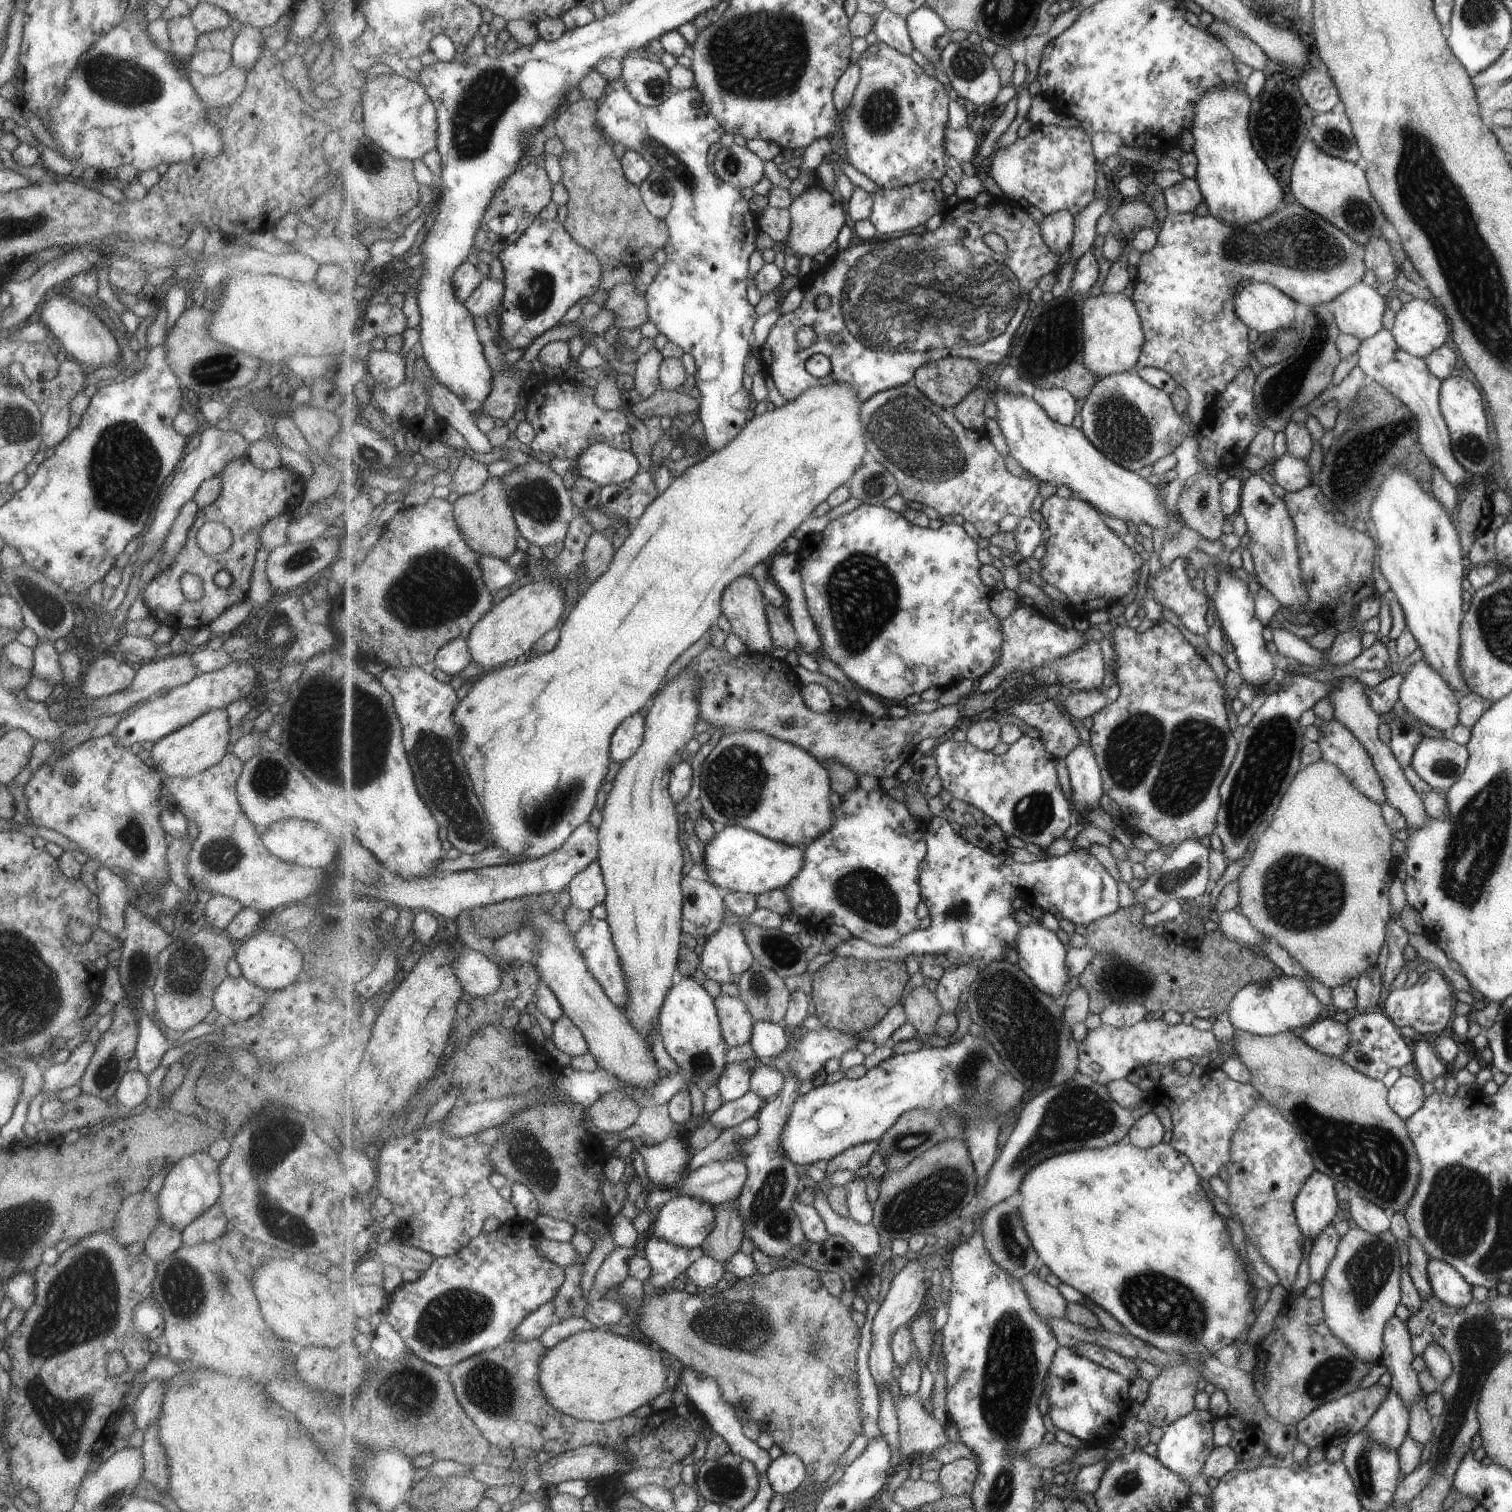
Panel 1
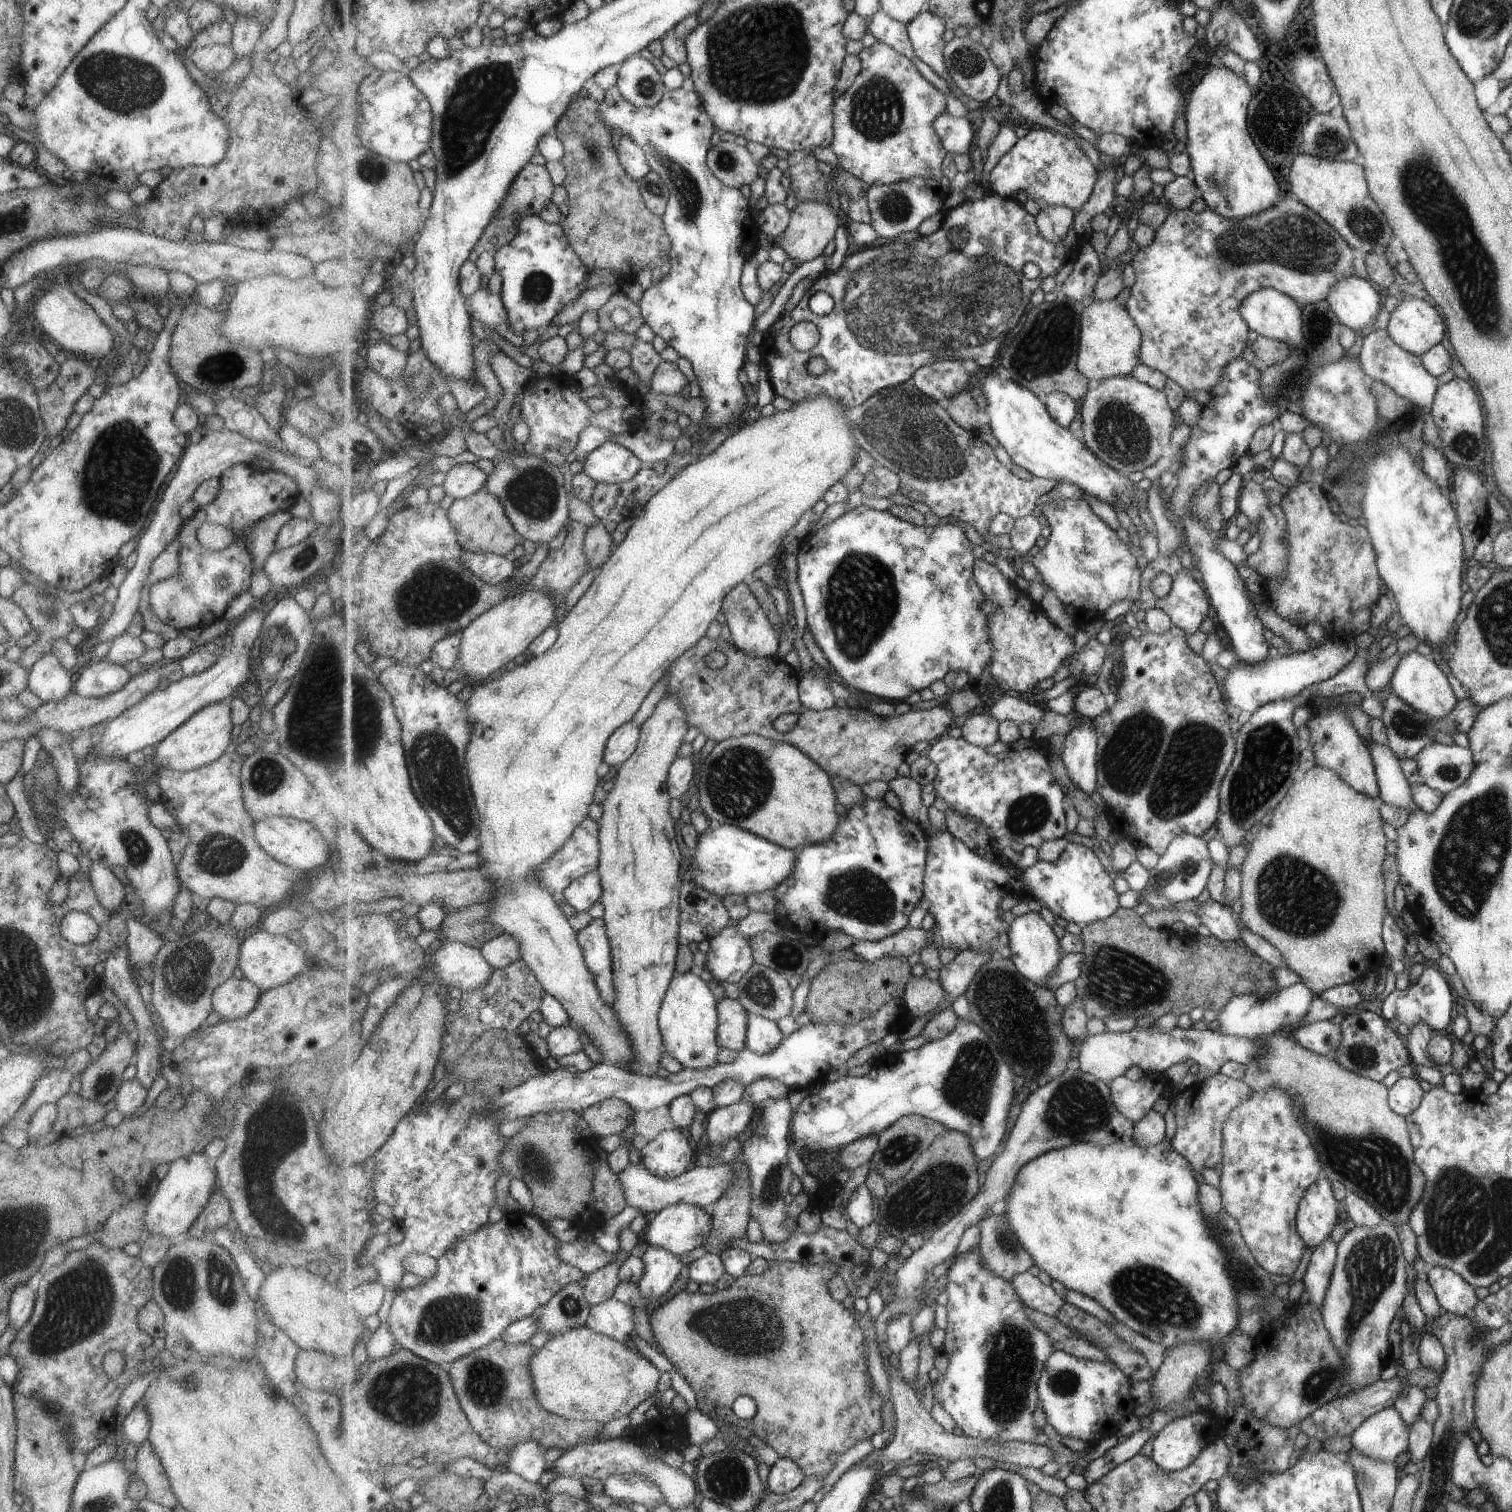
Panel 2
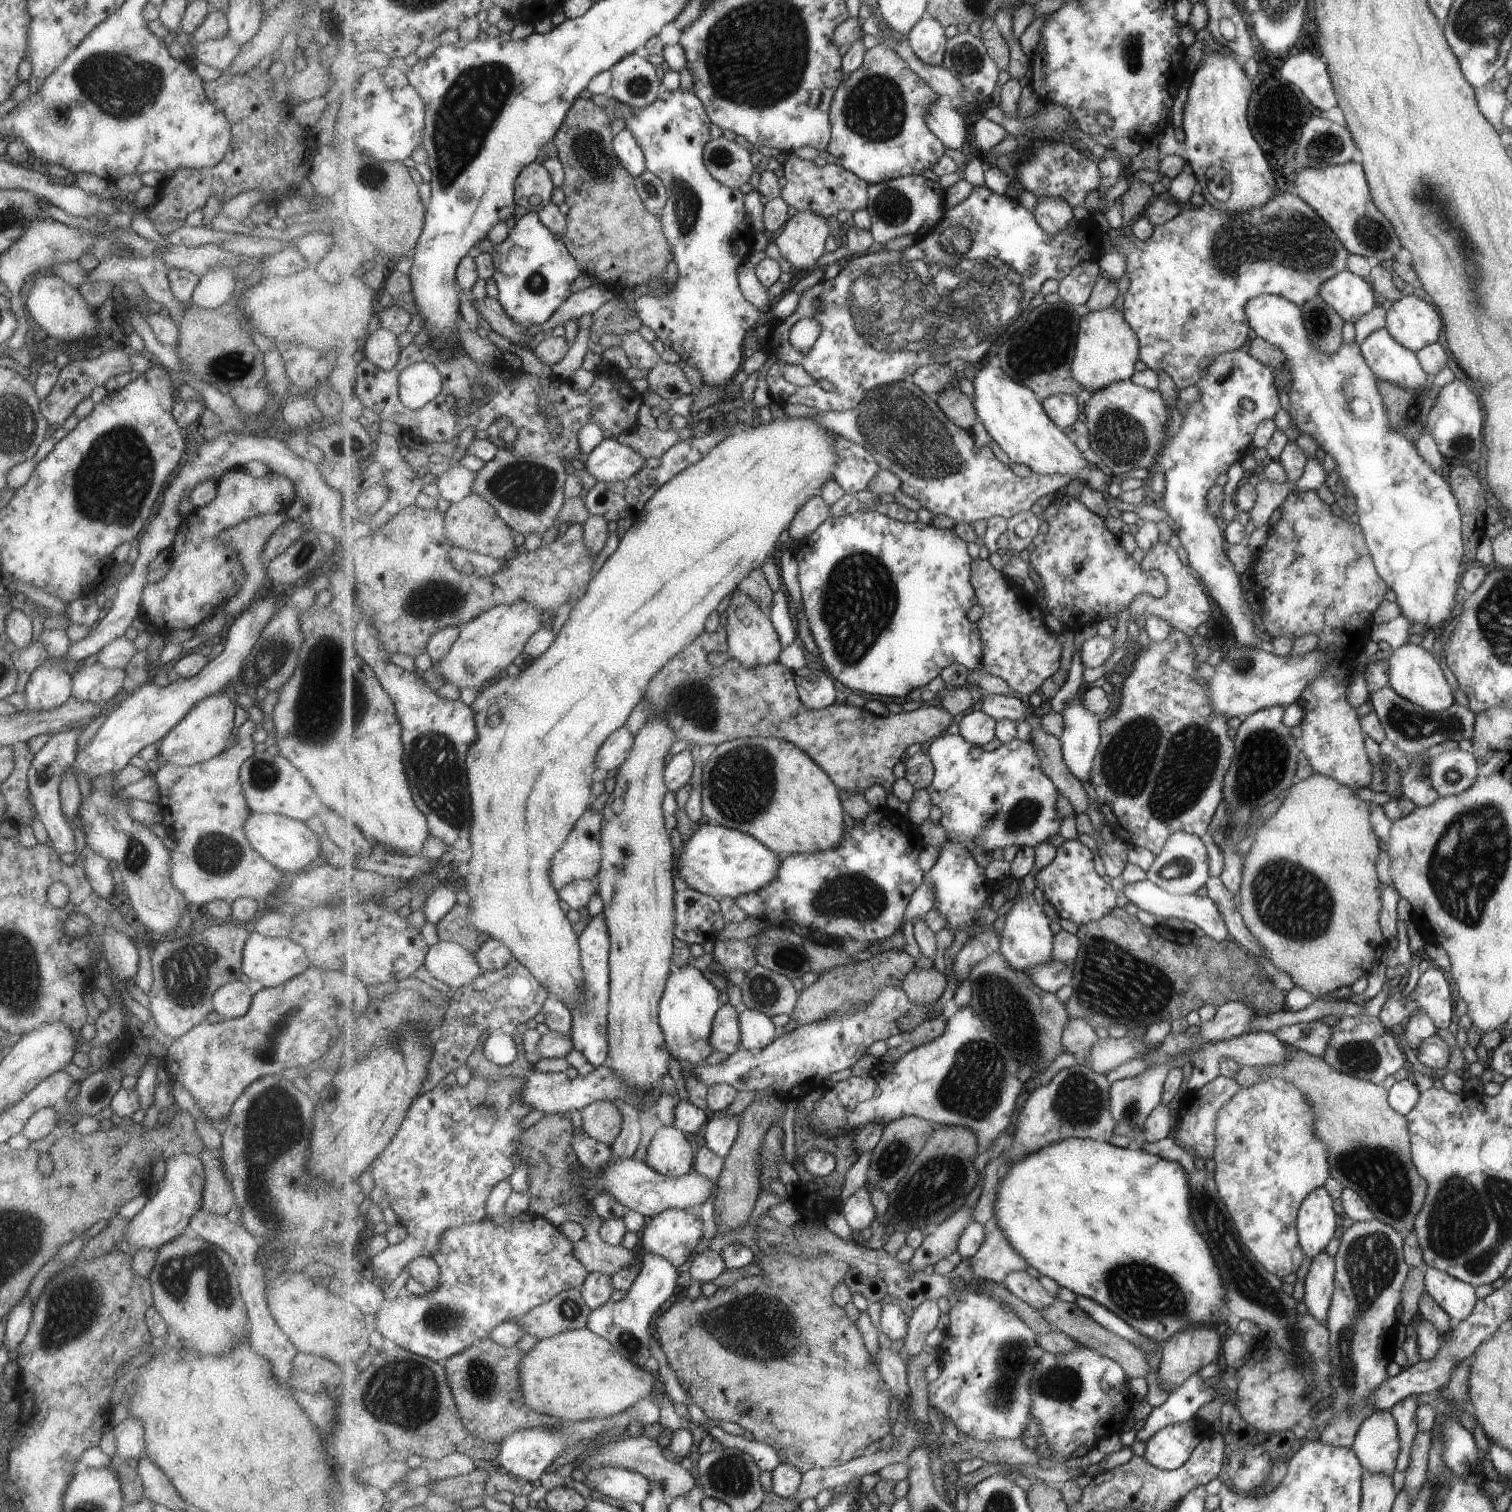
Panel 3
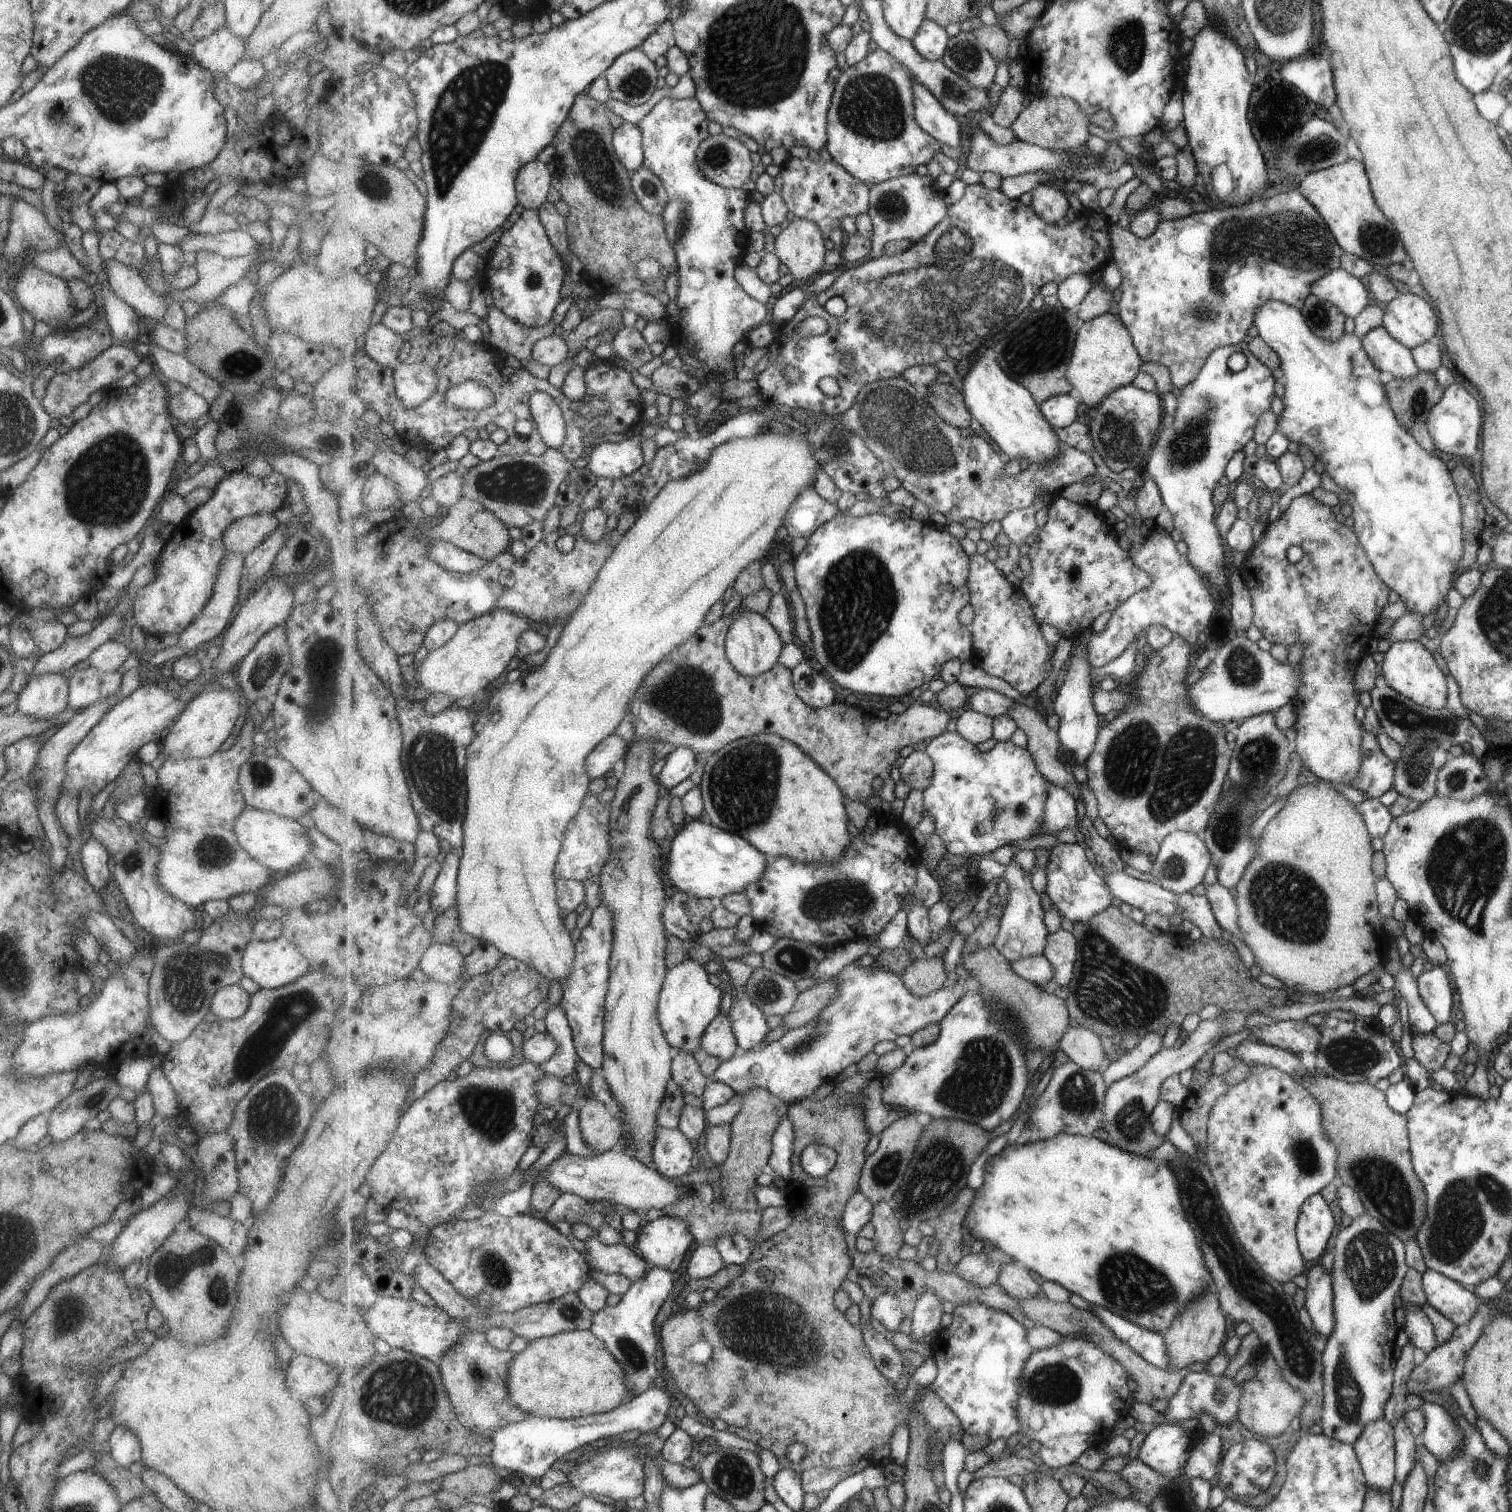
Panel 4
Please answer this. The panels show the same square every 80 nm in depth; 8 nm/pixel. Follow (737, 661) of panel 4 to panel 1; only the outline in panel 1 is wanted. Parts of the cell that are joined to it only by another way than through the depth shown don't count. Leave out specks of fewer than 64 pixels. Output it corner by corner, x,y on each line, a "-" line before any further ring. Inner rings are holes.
750,573
736,578
723,593
722,611
731,621
734,634
741,638
749,651
772,654
775,648
766,611
767,598
764,596
761,586
762,584
755,580

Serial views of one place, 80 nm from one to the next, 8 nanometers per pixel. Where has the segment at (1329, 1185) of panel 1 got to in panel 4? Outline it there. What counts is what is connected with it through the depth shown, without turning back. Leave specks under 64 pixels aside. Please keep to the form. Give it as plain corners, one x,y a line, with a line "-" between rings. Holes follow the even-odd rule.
1321,1192
1311,1195
1303,1202
1297,1220
1299,1252
1305,1262
1317,1261
1331,1236
1335,1220

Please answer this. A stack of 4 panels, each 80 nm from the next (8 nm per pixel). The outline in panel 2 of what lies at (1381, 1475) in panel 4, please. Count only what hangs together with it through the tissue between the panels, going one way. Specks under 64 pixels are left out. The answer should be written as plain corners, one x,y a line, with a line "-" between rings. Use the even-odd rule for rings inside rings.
1393,1405
1368,1416
1350,1436
1359,1452
1375,1460
1394,1462
1409,1446
1409,1429

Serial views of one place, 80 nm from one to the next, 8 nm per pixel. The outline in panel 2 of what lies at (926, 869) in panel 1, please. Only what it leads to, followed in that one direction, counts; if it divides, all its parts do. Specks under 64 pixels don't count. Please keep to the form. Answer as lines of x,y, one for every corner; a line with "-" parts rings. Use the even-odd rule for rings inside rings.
946,826
945,829
935,831
928,828
929,834
929,855
926,860
926,871
924,876
924,898
922,903
926,903
927,911
935,916
935,922
930,930
907,927
893,936
880,941
854,941
849,949
862,959
876,961
885,957
897,957
907,959
909,956
918,953
932,943
940,950
953,948
957,954
961,954
967,949
973,949
982,953
989,953
997,944
997,938
1001,932
1009,934
1010,928
1003,922
1001,911
1001,898
1007,894
1015,896
1022,892
1029,892
1031,896
1040,901
1046,908
1051,910
1054,916
1064,918
1068,922
1074,922
1080,926
1094,923
1095,921
1109,918
1119,906
1119,892
1115,890
1115,880
1107,872
1105,866
1101,864
1099,856
1091,848
1081,844
1069,843
1067,850
1054,861
1037,862
1021,869
1008,861
1003,863
987,860
986,857
976,853
970,845
956,837

